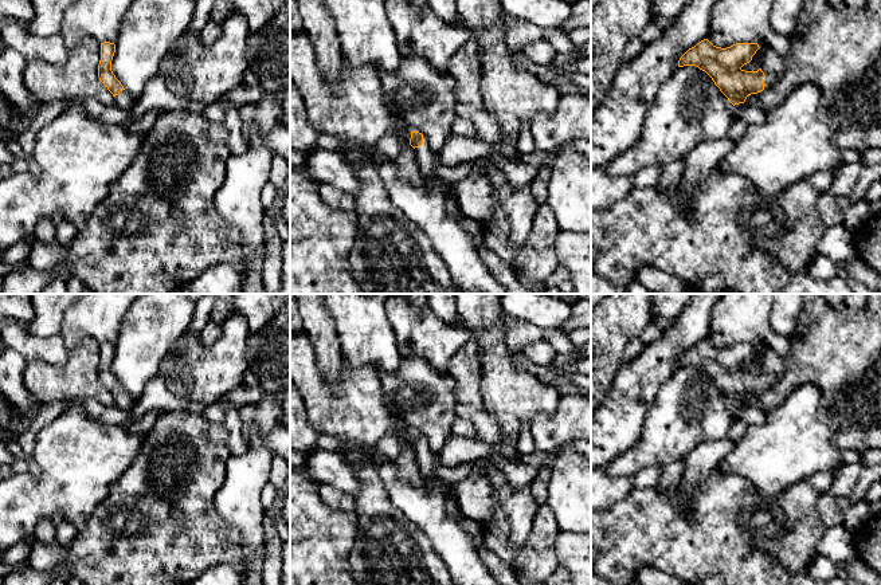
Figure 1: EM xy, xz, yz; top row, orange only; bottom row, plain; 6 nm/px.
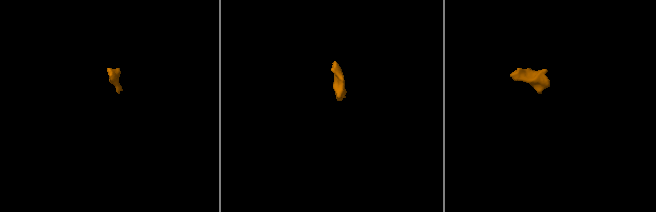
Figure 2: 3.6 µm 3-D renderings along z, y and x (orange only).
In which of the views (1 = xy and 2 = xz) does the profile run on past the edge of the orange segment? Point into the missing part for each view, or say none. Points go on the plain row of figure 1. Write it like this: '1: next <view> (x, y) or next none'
1: next xy (124, 400)
2: next xz (427, 460)

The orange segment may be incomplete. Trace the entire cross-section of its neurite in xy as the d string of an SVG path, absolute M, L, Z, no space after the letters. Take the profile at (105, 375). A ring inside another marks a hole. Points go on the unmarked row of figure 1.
M110 342L101 343L101 361L98 365L98 378L113 394L114 405L124 411L132 411L136 401L125 392L121 382L111 372L111 361L115 353L115 345Z

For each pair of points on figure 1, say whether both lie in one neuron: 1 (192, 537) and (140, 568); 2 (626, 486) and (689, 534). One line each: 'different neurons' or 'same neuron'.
1: same neuron
2: different neurons

